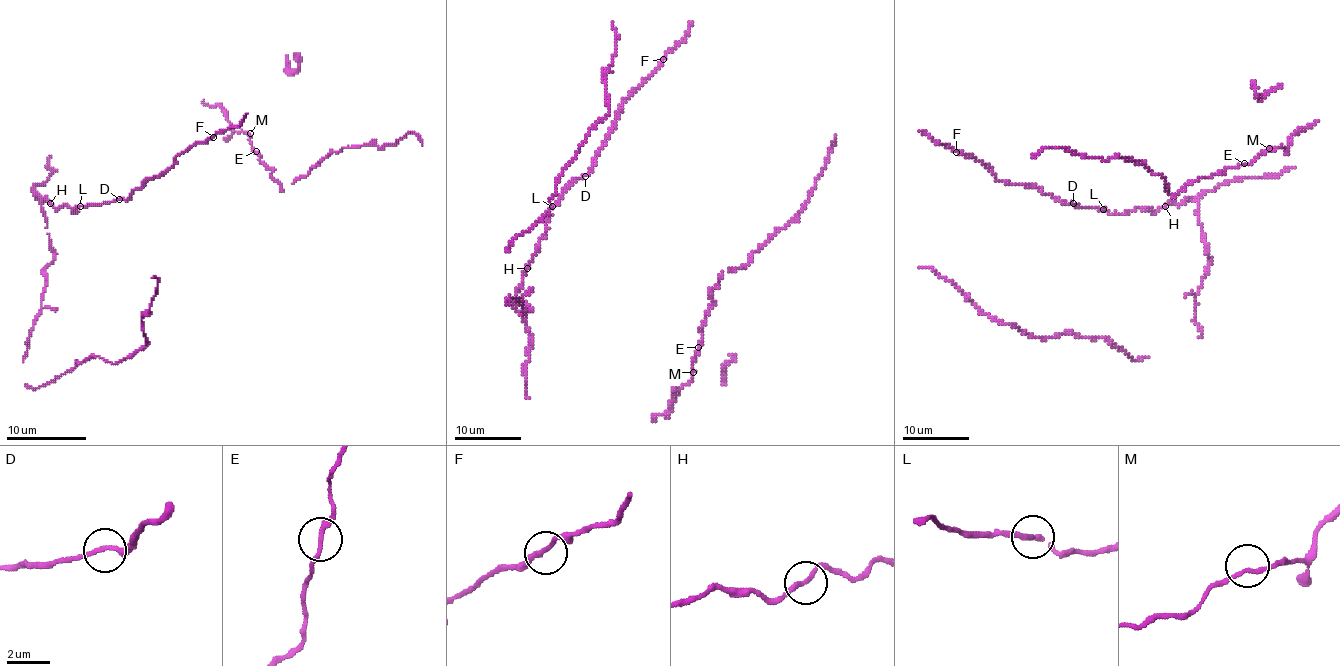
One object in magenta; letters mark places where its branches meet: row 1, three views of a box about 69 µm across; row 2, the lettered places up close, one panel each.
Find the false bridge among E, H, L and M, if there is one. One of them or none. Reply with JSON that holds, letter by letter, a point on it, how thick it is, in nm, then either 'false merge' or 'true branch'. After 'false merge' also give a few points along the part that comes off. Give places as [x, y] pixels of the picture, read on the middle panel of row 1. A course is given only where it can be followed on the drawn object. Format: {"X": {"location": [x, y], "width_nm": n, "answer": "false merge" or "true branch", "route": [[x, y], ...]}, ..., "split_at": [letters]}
{"E": {"location": [698, 347], "width_nm": 200, "answer": "true branch"}, "H": {"location": [527, 268], "width_nm": 240, "answer": "true branch"}, "L": {"location": [552, 206], "width_nm": 200, "answer": "true branch"}, "M": {"location": [693, 372], "width_nm": 190, "answer": "true branch"}, "split_at": []}

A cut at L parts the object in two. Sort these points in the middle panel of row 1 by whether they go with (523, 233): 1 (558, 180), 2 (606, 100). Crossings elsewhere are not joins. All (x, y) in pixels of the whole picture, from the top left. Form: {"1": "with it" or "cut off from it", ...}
{"1": "with it", "2": "with it"}

